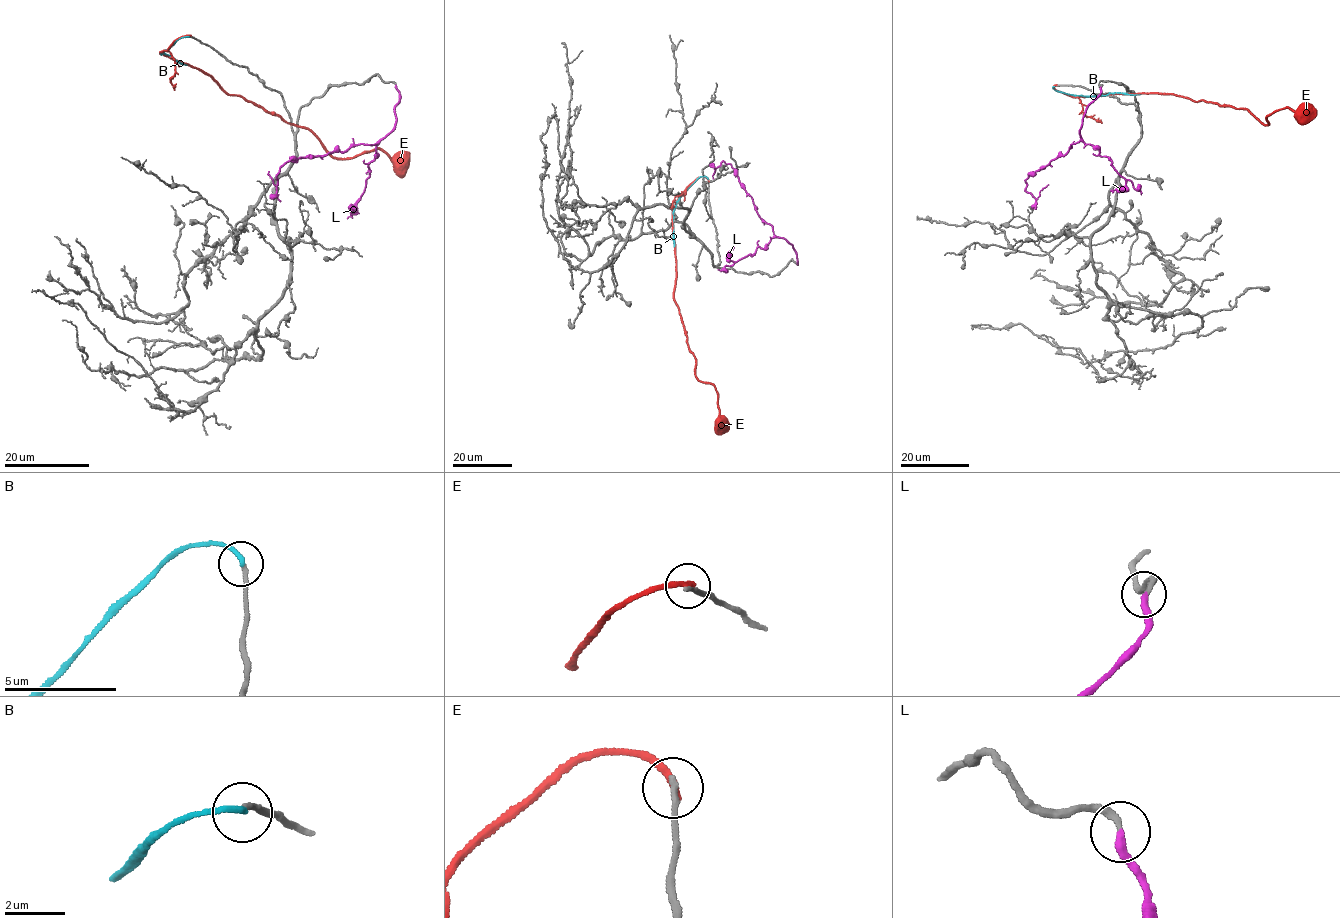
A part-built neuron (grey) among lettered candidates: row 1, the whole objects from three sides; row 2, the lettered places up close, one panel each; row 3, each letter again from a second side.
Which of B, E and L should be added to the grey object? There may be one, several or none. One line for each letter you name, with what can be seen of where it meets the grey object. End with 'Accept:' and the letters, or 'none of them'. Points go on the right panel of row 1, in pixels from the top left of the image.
L: meets grey at (1100, 87)
Accept: L

